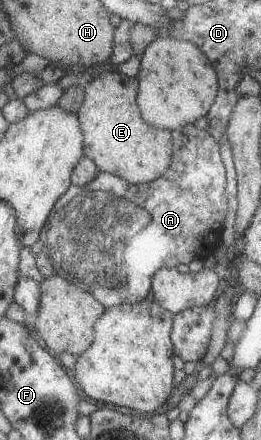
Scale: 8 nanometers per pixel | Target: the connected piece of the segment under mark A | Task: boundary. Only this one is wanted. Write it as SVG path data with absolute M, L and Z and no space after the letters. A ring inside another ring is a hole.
M192 124L175 129L171 133L175 137L173 139L173 164L165 175L149 184L129 184L123 177L100 172L99 176L85 186L83 191L79 195L75 195L69 203L55 205L52 216L49 217L49 222L43 230L42 240L48 257L52 259L53 265L56 267L56 274L67 278L69 282L73 282L73 285L92 293L106 308L146 301L146 297L149 297L149 293L152 292L153 277L156 276L159 269L175 268L175 265L179 264L189 265L195 260L202 261L207 257L212 257L213 253L217 251L219 243L222 242L223 227L225 227L227 211L229 211L229 197L227 197L227 171L225 171L225 163L221 157L219 141L208 130L199 129Z

